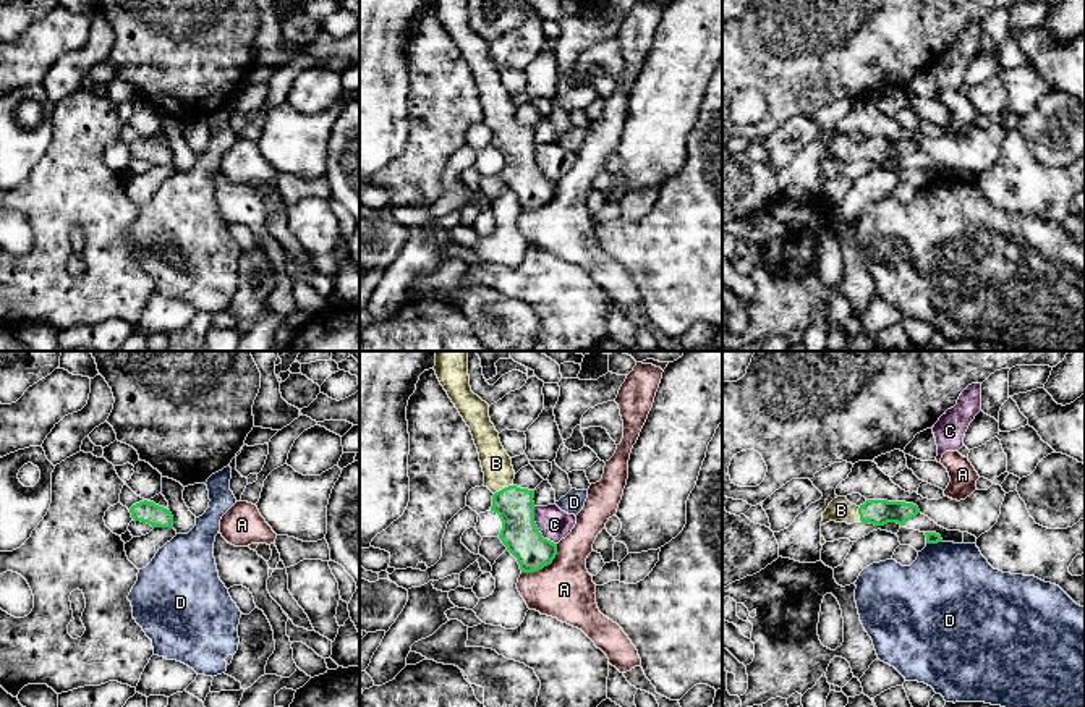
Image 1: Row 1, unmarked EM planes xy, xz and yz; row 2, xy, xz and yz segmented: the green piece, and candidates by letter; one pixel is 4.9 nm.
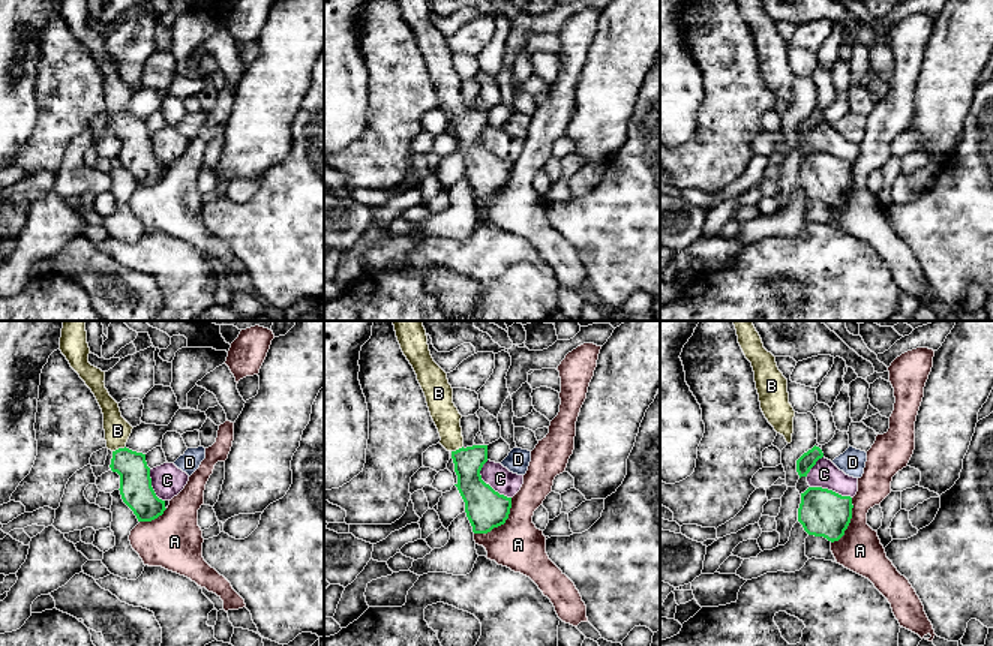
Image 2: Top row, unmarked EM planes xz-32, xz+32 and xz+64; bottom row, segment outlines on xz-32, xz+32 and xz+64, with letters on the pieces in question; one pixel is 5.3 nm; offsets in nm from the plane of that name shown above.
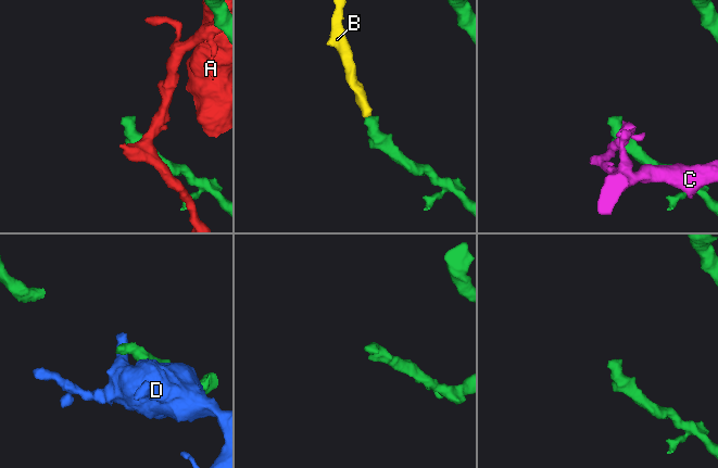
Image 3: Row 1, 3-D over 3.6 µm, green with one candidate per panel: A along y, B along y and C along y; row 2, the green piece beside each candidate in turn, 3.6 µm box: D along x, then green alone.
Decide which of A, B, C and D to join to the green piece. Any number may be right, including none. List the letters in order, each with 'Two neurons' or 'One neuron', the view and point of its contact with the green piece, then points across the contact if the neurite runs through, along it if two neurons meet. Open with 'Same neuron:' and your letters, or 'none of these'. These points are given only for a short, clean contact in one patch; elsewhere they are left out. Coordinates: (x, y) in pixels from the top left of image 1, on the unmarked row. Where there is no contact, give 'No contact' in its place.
Same neuron: B
A: Two neurons. Touches green at xz (544, 203)
B: One neuron. Touches green at xz (502, 127). Path across: xz (515, 144), (502, 127), (496, 101)
C: Two neurons. Touches green at xz (536, 165)
D: Two neurons. Touches green at yz (933, 180)

